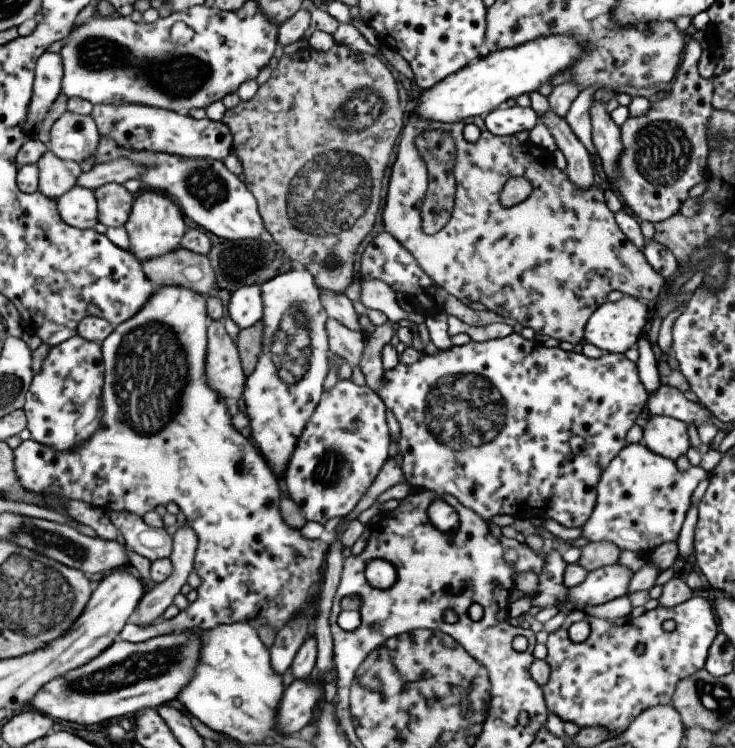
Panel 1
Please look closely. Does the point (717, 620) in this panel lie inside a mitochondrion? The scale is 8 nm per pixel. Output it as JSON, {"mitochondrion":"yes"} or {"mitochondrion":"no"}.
{"mitochondrion":"no"}

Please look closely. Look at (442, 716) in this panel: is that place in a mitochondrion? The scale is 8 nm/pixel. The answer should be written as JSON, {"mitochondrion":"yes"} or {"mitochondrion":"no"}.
{"mitochondrion":"yes"}

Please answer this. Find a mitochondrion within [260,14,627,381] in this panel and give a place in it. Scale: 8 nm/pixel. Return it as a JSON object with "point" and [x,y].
{"point":[333,192]}

